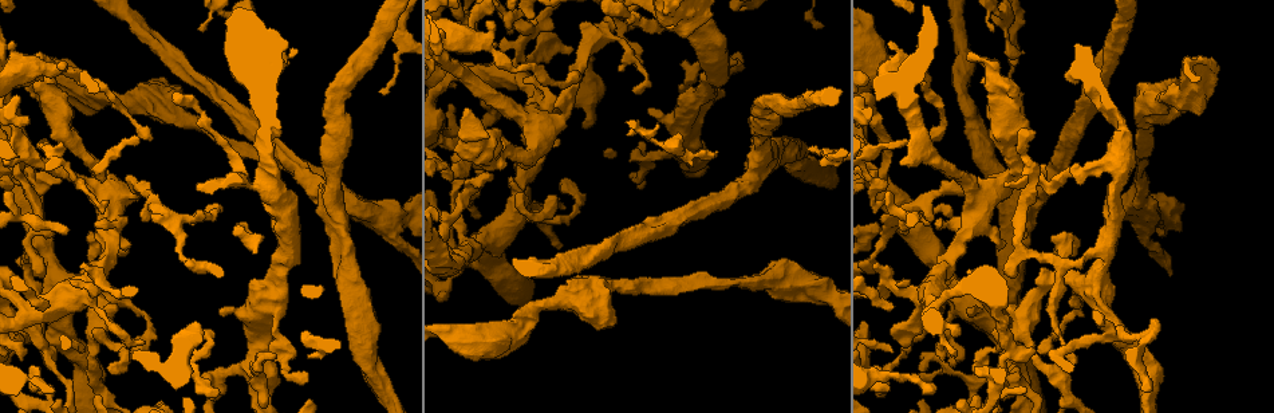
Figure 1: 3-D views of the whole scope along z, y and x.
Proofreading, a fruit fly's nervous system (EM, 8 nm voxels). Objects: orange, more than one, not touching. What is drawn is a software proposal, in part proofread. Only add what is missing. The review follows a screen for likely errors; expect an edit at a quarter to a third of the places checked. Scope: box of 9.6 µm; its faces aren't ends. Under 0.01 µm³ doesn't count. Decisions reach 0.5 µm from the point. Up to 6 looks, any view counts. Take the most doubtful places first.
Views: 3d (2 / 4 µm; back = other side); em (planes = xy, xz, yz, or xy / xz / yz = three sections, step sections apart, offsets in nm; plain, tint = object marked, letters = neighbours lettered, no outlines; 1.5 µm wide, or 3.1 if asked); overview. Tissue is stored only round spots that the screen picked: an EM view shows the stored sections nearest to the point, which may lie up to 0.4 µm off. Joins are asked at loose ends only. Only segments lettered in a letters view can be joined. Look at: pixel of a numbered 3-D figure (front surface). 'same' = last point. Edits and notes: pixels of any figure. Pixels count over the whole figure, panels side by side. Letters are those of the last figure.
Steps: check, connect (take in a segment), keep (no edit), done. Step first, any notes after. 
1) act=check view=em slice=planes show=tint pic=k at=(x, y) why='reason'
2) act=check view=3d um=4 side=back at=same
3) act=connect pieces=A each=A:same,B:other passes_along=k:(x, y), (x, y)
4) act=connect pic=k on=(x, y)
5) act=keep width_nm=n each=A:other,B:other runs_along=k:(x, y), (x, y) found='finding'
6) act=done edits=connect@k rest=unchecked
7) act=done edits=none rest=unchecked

act=check view=em slice=xz step=4 show=plain pic=1 at=(885, 388) why='tapers out'

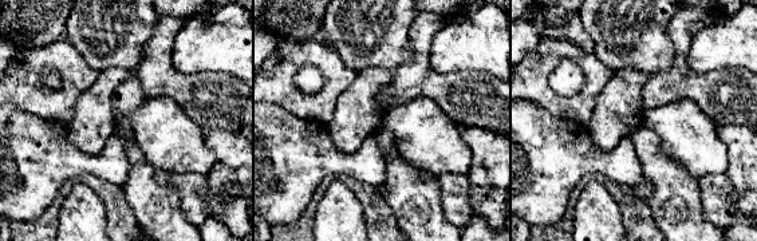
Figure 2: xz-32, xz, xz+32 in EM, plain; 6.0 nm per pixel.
act=check view=em slice=xz step=4 show=tint at=same why='where the object lies'

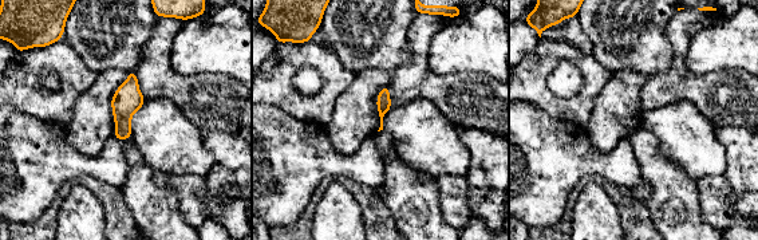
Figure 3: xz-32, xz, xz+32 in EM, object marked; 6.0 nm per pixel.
act=check view=em slice=xz step=4 show=letters at=same why='what lies round it'

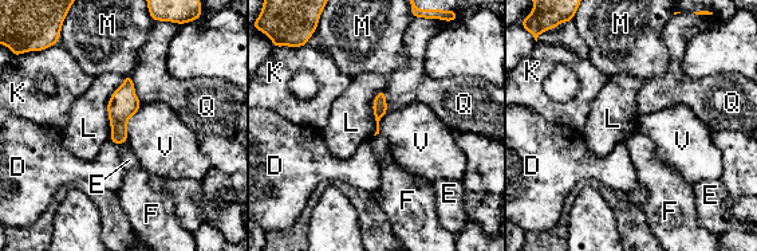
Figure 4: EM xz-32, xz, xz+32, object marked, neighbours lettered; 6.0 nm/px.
act=keep each=D:other,E:other,F:other,K:other,L:other,M:other,Q:other,V:other border=4:(142, 106), (127, 120), (127, 138) found='none of them fits'

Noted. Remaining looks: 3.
act=check view=em slice=yz step=4 show=plain pic=1 at=(890, 42) why='free end'

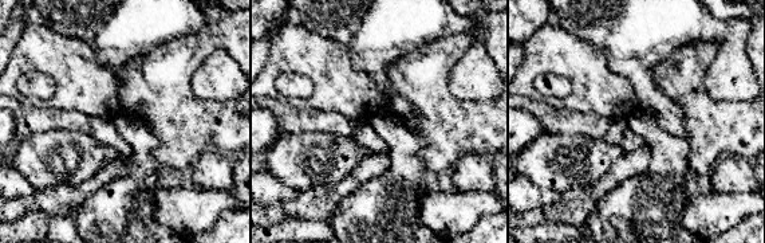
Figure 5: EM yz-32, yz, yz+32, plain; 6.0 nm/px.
act=check view=em slice=yz step=4 show=tint at=same

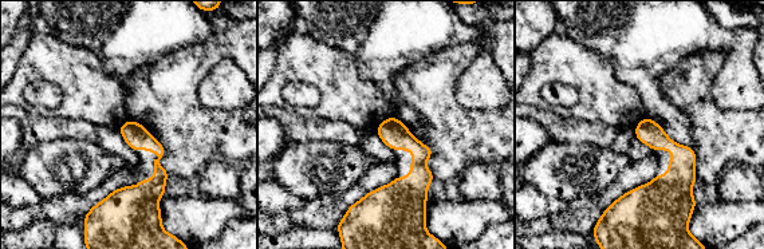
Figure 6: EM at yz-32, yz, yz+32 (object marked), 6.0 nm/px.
act=check view=em slice=yz step=4 show=letters at=same

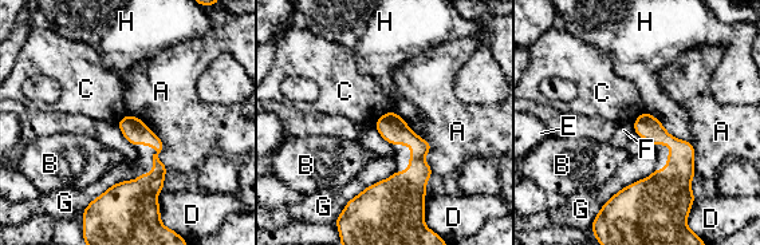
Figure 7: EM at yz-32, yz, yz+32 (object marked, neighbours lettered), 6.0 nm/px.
act=keep each=A:other,B:other,C:other,D:other,E:other,F:other,G:other,H:other border=7:(388, 110), (373, 123) found='none of them fits'

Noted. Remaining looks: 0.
act=done edits=none rest=unchecked

